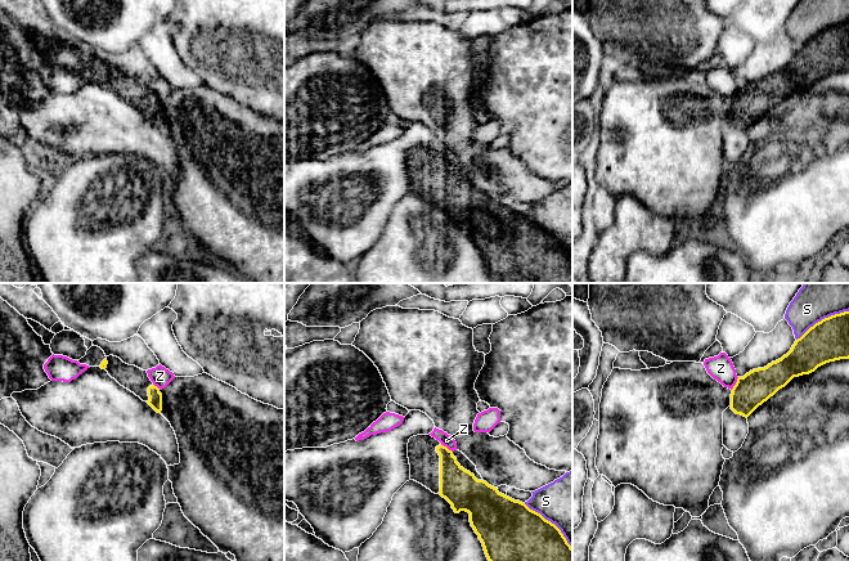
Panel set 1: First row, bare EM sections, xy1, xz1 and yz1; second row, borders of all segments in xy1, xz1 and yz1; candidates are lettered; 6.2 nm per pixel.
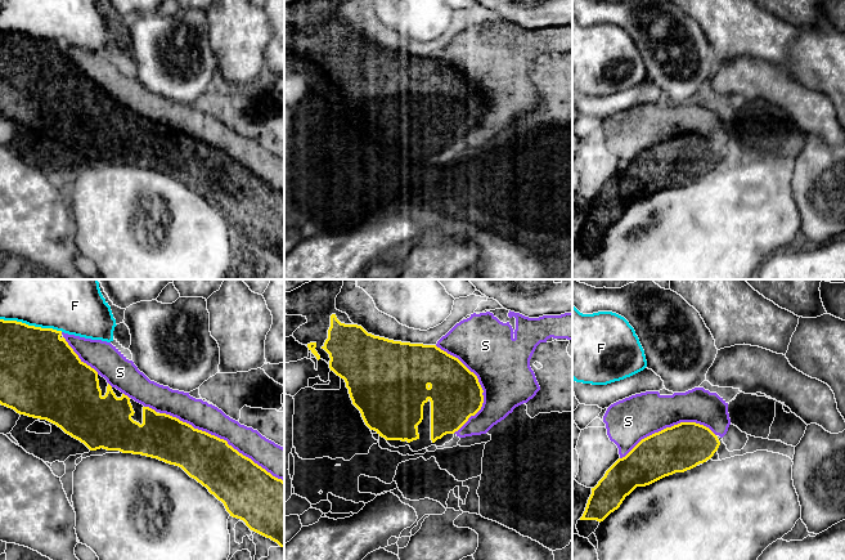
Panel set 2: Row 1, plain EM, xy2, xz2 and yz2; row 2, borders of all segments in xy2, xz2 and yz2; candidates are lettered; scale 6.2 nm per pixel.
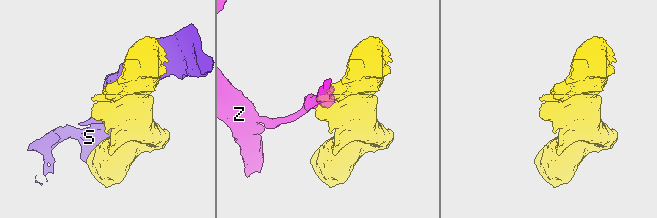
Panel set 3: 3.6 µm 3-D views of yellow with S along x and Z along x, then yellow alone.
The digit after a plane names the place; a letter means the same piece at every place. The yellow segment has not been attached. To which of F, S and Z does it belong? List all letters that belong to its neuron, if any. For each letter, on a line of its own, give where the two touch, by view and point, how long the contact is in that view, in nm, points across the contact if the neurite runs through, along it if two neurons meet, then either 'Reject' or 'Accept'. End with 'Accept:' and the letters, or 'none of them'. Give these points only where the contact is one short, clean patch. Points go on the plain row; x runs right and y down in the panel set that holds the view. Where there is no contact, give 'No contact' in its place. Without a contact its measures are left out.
F: Touches yellow at xy2 (31, 37). Shared border 400 nm. Reject
S: Touches yellow at xy2 (221, 151). Shared border 900 nm. Accept
Z: Touches yellow at yz1 (736, 95). Shared border 90 nm. Reject
Accept: S

